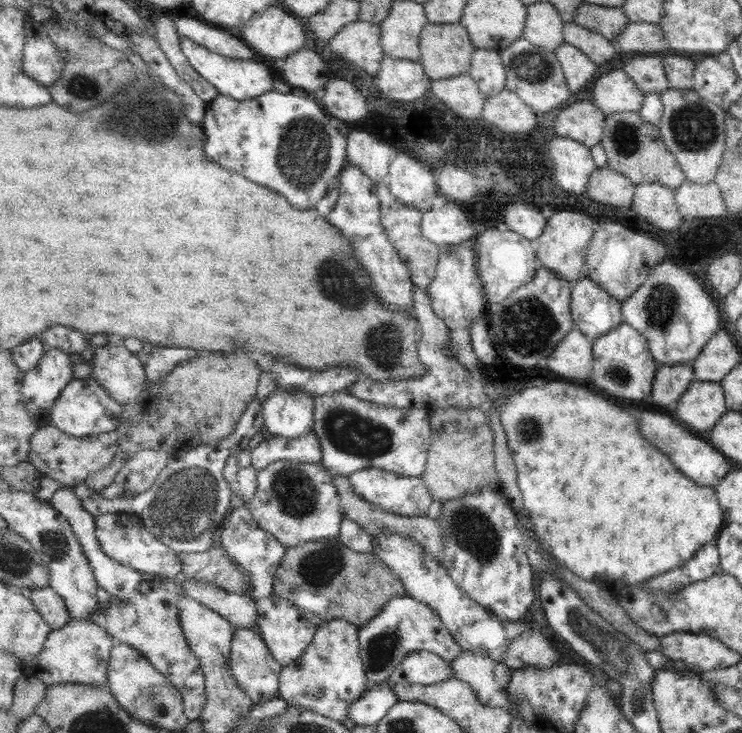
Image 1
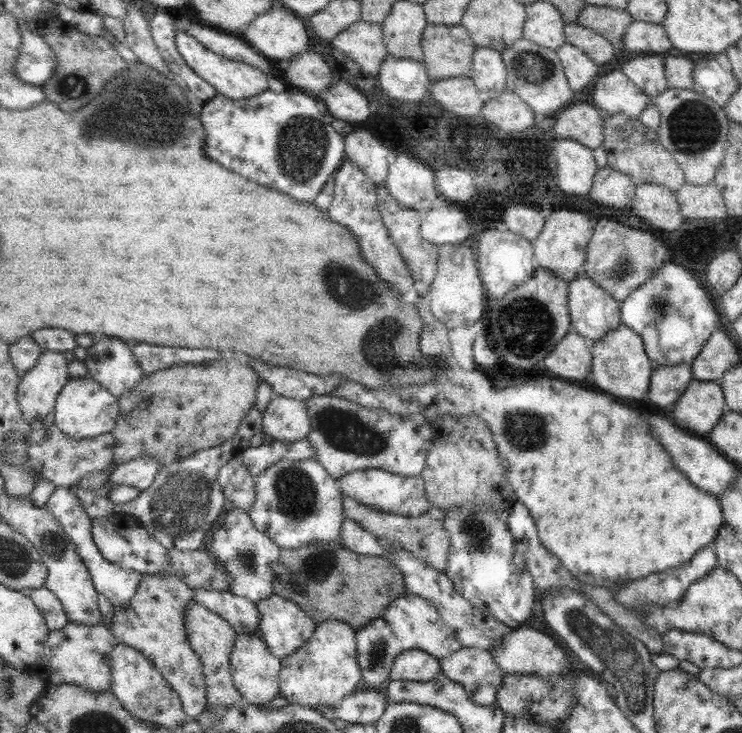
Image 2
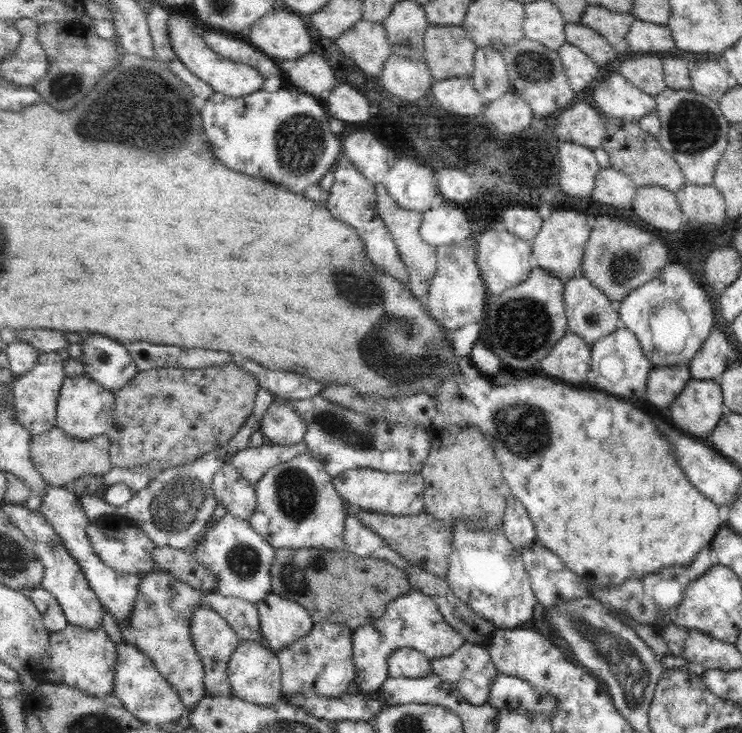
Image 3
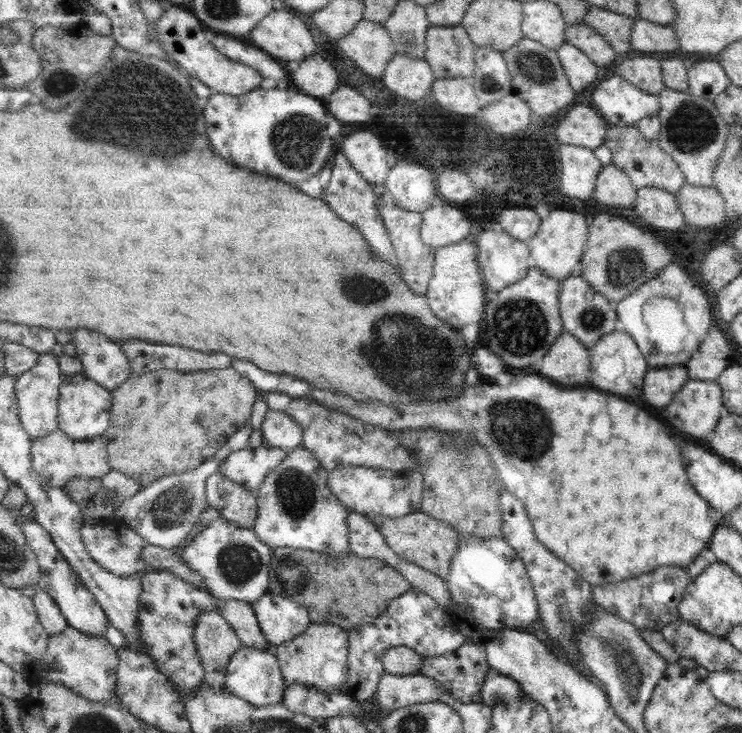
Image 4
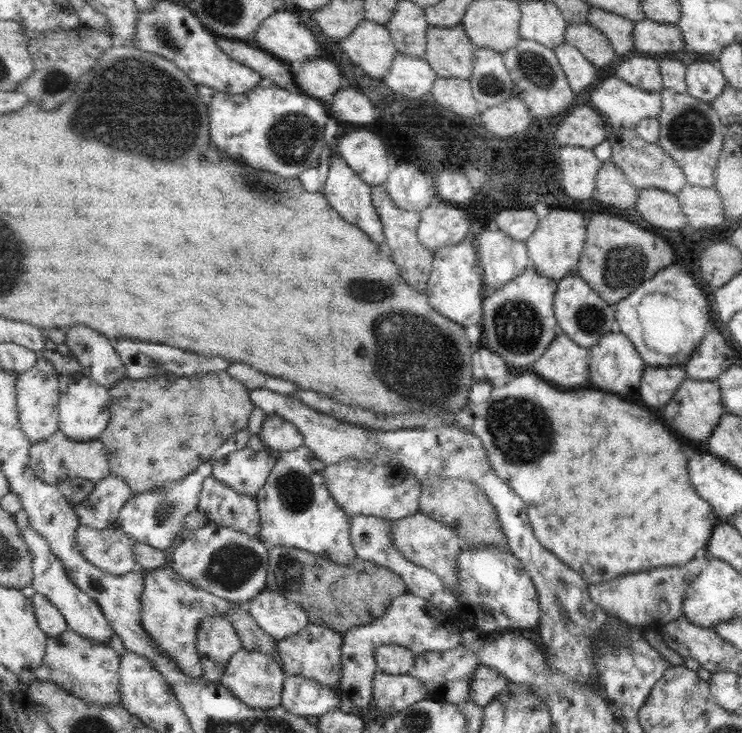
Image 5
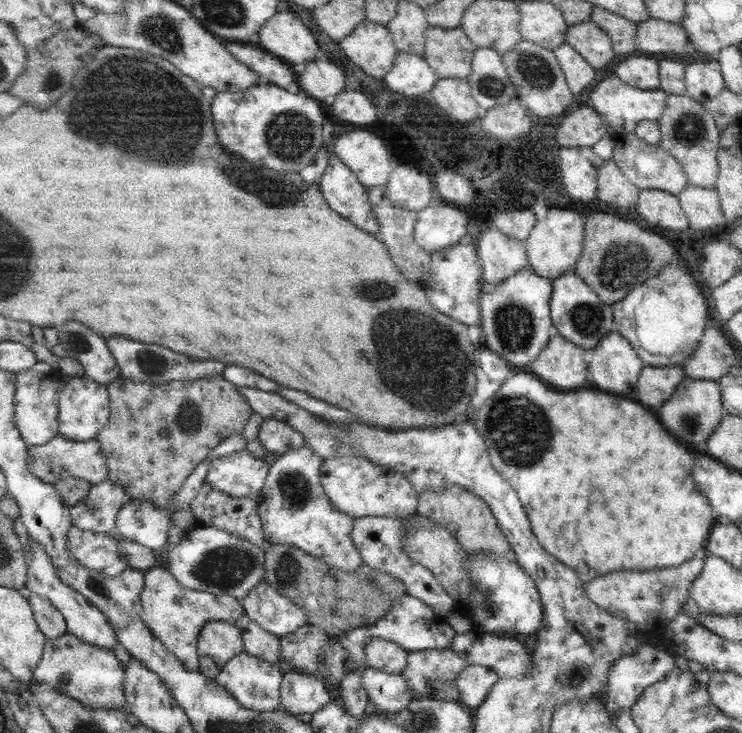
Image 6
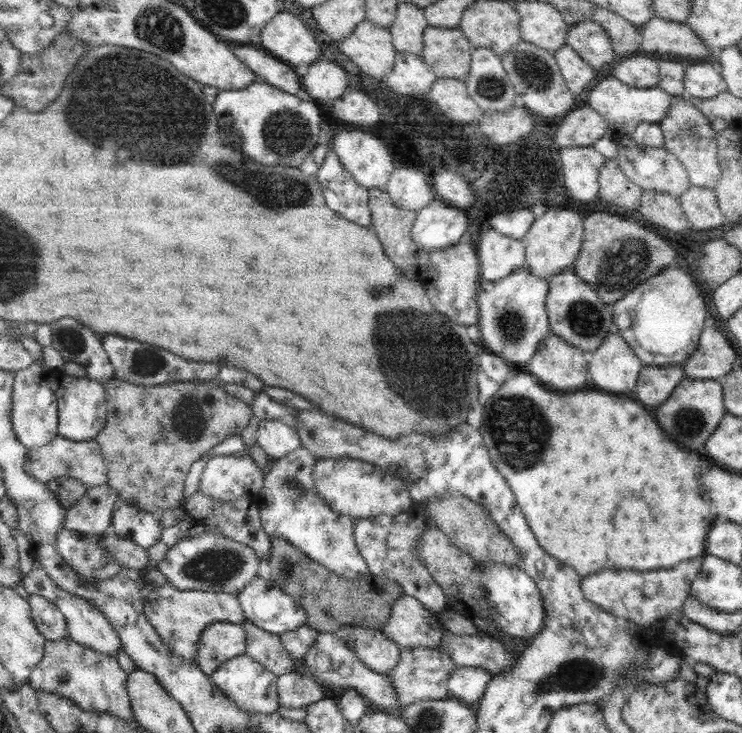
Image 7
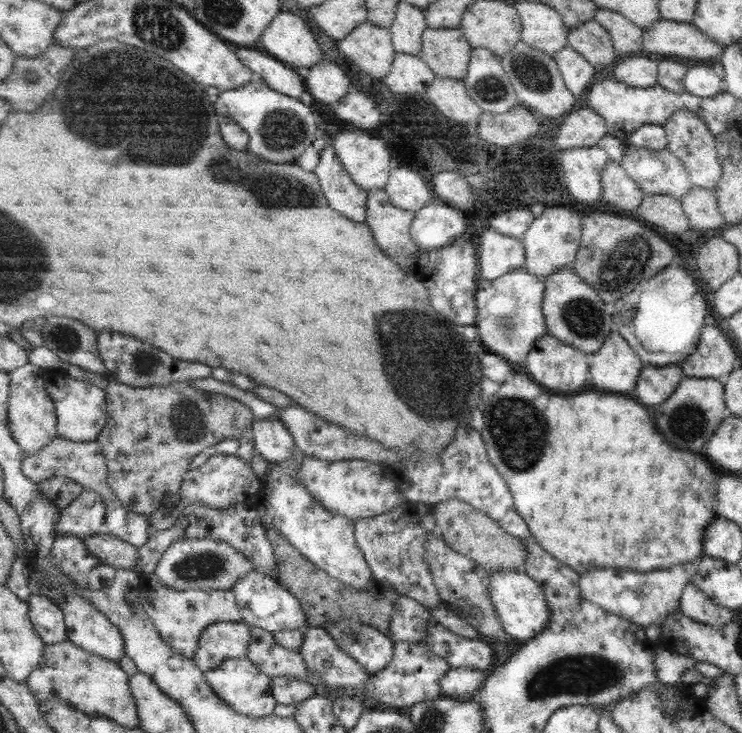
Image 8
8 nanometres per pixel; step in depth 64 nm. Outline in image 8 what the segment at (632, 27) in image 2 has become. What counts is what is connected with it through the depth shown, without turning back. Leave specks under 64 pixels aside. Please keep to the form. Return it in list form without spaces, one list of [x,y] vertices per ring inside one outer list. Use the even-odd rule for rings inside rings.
[[[659,18],[658,22],[651,23],[651,27],[643,29],[643,48],[648,55],[653,52],[654,57],[673,54],[708,64],[717,61],[723,46],[711,42],[690,23]]]

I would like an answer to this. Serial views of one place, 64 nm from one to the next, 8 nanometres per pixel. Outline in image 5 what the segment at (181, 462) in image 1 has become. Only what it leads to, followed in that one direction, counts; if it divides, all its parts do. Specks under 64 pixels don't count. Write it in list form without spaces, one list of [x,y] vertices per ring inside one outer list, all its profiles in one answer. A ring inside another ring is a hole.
[[[245,427],[231,436],[207,463],[198,467],[195,473],[177,479],[177,481],[165,483],[165,487],[155,487],[151,491],[134,494],[119,513],[118,522],[121,523],[122,530],[127,532],[127,535],[135,537],[140,543],[147,543],[159,549],[172,550],[187,533],[185,520],[187,516],[191,515],[191,512],[197,511],[199,502],[202,500],[205,479],[213,475],[214,464],[218,462],[217,460],[225,459],[232,452],[247,448],[249,440],[251,440],[251,431],[249,427]]]

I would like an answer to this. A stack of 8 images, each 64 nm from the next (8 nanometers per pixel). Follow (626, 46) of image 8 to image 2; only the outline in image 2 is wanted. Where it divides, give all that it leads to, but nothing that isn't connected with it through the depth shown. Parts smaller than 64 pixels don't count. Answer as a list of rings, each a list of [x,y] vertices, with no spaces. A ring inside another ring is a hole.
[[[587,3],[583,7],[582,14],[579,15],[578,20],[580,25],[602,33],[619,51],[624,48],[622,38],[626,34],[626,28],[631,22],[633,22],[633,18],[624,10],[597,6],[591,3]]]

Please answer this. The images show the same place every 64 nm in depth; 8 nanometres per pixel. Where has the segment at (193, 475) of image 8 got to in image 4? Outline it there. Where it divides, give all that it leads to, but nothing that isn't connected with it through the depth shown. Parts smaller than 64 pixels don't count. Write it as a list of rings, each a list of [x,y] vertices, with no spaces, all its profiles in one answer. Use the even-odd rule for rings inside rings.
[[[265,444],[255,449],[247,447],[233,452],[219,472],[225,473],[229,479],[238,483],[244,483],[247,489],[257,491],[265,477],[276,470],[289,454],[291,449],[280,449]]]

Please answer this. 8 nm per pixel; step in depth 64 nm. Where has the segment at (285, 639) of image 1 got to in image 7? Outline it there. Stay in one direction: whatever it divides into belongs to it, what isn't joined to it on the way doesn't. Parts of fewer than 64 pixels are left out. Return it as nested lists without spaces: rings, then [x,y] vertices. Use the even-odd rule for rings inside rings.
[[[257,576],[237,594],[246,619],[276,635],[308,624],[306,609],[270,579]]]

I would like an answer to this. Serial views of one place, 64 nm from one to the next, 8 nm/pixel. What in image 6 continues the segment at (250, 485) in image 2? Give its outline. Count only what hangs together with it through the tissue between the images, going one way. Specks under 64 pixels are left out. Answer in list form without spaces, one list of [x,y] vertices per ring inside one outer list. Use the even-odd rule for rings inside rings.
[[[205,483],[198,494],[198,498],[190,506],[191,511],[197,516],[197,526],[217,527],[233,535],[250,540],[259,547],[267,547],[266,533],[264,532],[262,517],[260,516],[260,504],[257,499],[236,497],[225,491],[213,487],[211,483]]]

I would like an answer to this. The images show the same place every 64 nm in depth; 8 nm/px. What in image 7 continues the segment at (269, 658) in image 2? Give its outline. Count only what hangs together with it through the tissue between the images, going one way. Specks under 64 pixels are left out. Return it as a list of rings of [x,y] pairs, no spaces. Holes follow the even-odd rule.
[[[247,654],[236,656],[224,663],[210,678],[226,696],[235,700],[243,711],[271,714],[277,712],[281,706],[278,694],[280,676],[270,672],[265,665]]]

